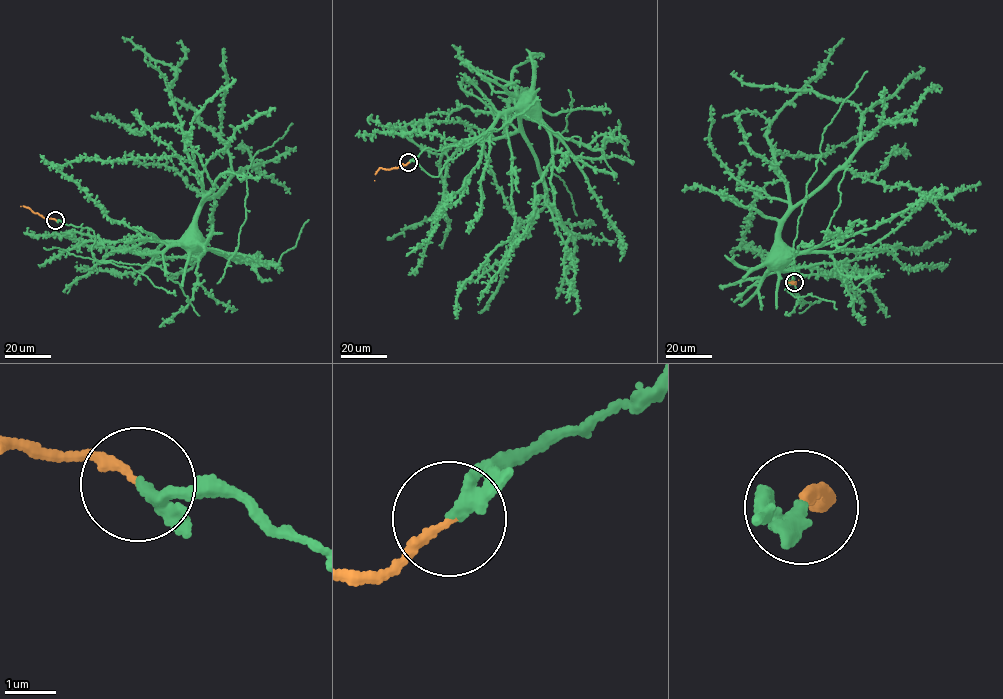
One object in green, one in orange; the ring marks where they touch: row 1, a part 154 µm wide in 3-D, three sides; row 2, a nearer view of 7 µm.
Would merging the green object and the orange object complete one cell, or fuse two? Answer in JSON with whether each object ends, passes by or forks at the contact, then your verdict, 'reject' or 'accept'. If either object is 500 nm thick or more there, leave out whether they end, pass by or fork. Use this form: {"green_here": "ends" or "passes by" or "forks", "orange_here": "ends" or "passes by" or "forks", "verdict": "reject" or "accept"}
{"green_here": "ends", "orange_here": "ends", "verdict": "accept"}

